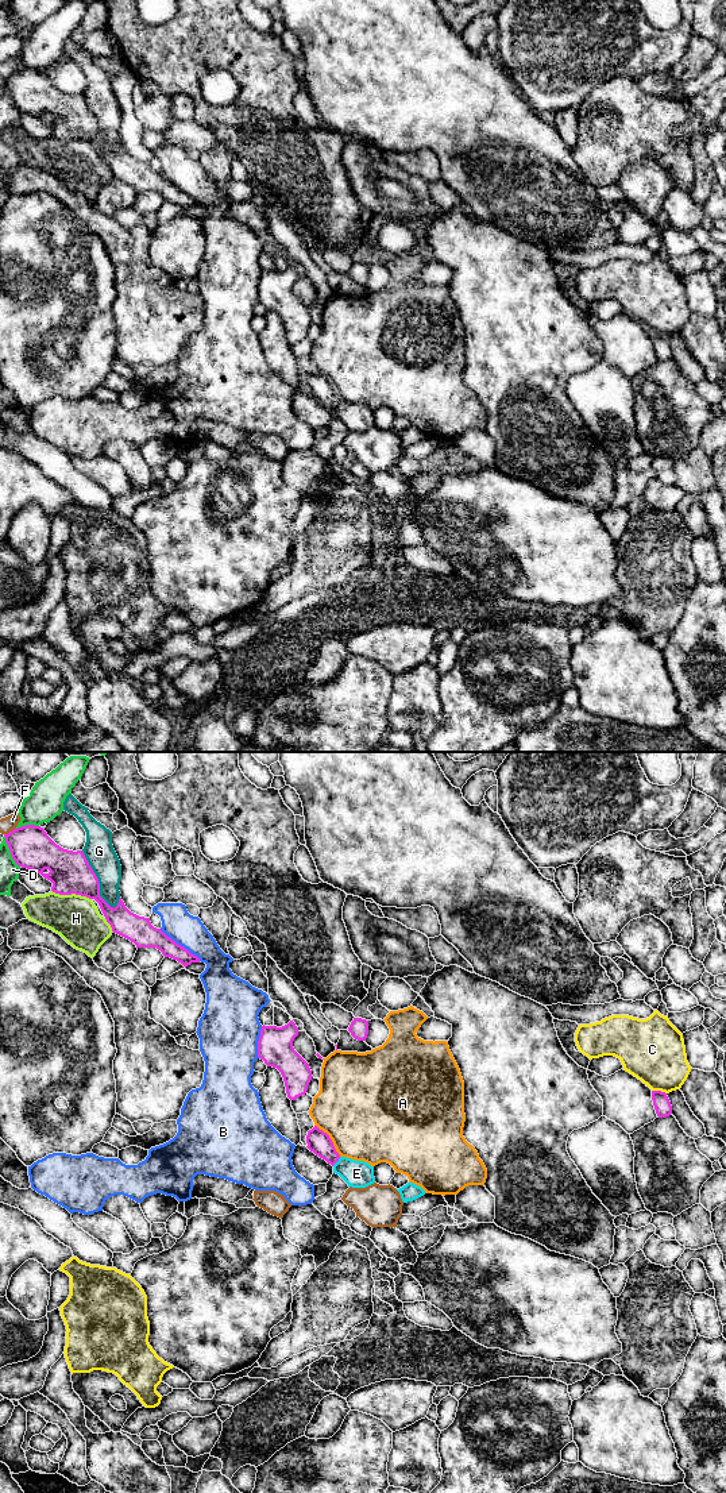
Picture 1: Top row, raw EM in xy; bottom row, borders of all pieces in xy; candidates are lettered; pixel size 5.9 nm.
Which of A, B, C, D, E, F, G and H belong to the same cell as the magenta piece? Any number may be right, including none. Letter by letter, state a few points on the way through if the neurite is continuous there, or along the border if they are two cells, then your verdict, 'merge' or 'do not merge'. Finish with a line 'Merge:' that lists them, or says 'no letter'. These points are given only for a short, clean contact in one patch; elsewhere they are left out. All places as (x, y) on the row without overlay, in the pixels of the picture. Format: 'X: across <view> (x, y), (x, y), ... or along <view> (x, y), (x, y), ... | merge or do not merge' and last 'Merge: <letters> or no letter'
A: do not merge
B: do not merge
C: do not merge
D: do not merge
E: across xy (319, 386), (336, 405), (356, 417) | merge
F: along xy (15, 72), (4, 78) | do not merge
G: do not merge
H: do not merge
Merge: E

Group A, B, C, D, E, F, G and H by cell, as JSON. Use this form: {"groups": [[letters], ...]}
{"groups": [["A"], ["B"], ["C"], ["D"], ["E"], ["F"], ["G"], ["H"]]}

